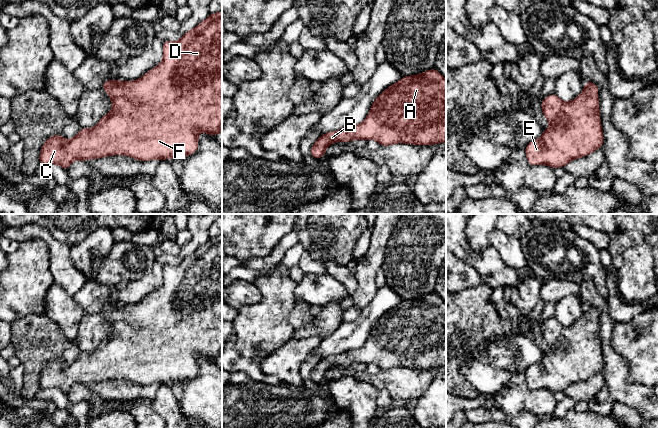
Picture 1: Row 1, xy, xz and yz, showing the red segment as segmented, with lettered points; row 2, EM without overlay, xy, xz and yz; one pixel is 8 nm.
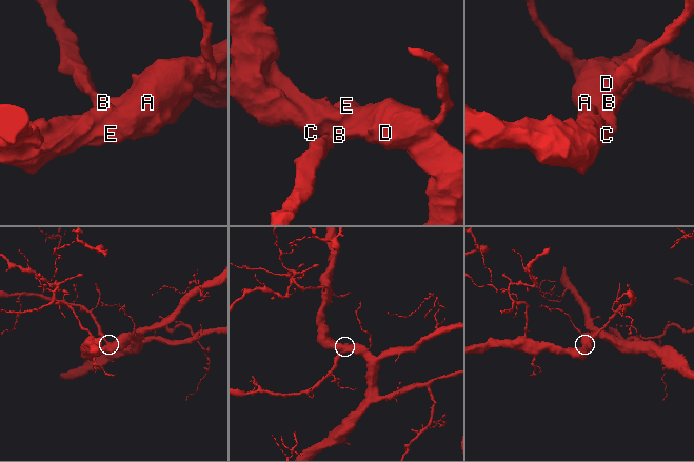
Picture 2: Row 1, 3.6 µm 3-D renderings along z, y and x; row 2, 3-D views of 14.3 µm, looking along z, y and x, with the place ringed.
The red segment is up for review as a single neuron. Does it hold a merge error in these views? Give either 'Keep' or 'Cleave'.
Keep

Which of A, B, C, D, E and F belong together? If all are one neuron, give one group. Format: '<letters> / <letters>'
A B C D E F

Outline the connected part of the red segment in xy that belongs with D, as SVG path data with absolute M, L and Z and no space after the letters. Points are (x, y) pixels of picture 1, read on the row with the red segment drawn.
M222 11L218 13L211 13L203 22L195 28L186 32L177 42L164 41L163 42L163 60L162 62L145 73L140 79L134 81L118 81L107 80L102 84L102 88L112 100L111 112L101 118L93 128L81 128L77 135L70 140L64 139L61 135L52 135L48 138L42 146L39 162L40 165L58 164L65 171L74 160L86 161L89 159L97 159L113 155L126 155L140 161L150 161L152 159L172 159L178 156L190 156L198 149L198 133L208 133L216 137L222 131Z

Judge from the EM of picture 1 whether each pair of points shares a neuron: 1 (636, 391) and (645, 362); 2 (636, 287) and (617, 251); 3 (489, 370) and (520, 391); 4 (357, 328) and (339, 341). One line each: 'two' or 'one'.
1: two
2: two
3: two
4: one

